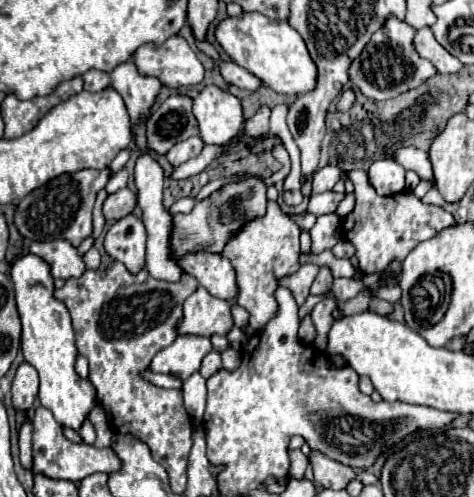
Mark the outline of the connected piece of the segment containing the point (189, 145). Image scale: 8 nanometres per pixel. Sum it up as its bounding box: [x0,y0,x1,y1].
[166,137,204,167]

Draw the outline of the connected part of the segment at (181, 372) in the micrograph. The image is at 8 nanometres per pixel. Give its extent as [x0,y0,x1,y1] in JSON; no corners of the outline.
[150,335,212,381]

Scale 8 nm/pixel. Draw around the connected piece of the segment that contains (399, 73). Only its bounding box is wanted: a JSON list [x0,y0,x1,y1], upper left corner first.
[348,19,438,101]

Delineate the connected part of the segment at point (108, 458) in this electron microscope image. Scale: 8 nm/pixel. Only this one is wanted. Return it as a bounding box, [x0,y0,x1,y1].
[32,407,120,481]

